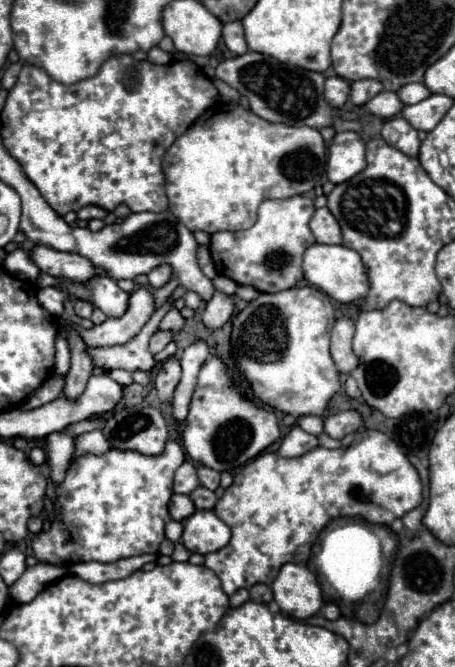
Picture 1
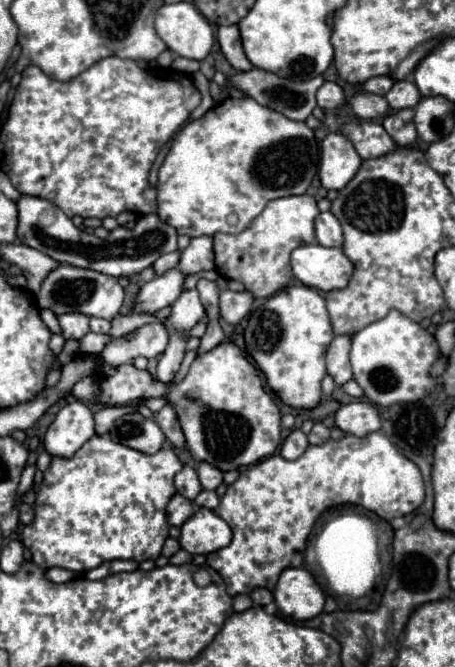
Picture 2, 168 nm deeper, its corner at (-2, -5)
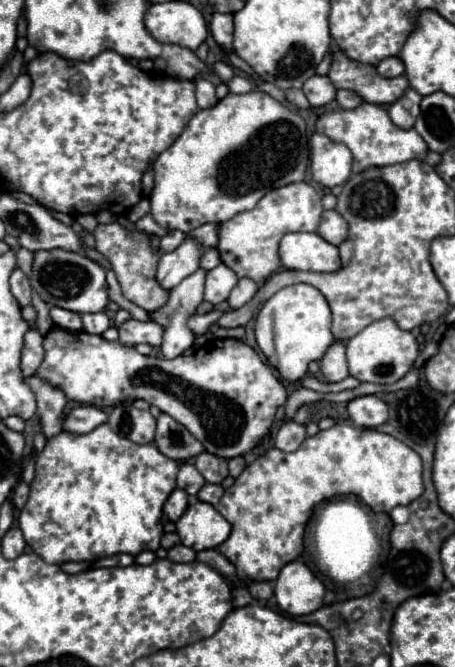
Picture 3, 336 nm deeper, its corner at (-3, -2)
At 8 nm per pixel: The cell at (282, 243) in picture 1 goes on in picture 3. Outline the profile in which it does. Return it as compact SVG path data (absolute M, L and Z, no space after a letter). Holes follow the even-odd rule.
M292 182L282 188L274 188L262 196L262 200L246 212L220 224L218 252L222 262L232 268L240 278L252 278L262 284L272 272L280 268L278 242L288 232L314 232L320 224L324 208L320 204L320 194L308 182Z

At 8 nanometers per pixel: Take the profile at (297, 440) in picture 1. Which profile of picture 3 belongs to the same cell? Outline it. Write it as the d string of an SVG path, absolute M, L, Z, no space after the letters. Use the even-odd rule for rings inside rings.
M286 420L280 426L280 430L278 430L276 438L274 438L274 446L284 450L284 452L292 452L292 450L296 450L304 442L304 438L306 438L304 424L298 424L294 420Z

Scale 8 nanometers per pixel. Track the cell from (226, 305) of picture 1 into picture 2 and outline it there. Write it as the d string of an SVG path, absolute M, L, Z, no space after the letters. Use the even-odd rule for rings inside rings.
M223 277L215 279L215 285L219 287L219 309L221 309L221 319L229 325L239 323L251 309L253 297L249 291L235 293L227 287L227 281Z

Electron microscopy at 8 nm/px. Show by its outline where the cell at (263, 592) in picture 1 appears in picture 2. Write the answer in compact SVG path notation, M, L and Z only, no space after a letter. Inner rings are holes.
M255 589L255 591L251 593L251 599L253 599L255 605L265 607L265 605L269 605L269 603L273 601L273 593L271 593L269 589Z

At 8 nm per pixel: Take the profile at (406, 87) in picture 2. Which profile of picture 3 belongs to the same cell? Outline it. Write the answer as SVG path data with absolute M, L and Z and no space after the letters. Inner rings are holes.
M342 50L334 52L334 62L328 76L336 88L352 90L362 100L372 104L392 104L408 88L406 76L382 78L374 66L350 60Z

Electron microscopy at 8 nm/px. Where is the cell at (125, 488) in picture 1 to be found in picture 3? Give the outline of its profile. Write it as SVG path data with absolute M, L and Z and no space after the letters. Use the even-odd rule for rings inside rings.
M100 424L88 434L60 432L46 442L46 448L36 460L36 476L30 482L30 496L20 510L18 526L26 542L48 564L64 562L94 562L114 554L140 554L144 550L156 552L162 540L162 506L168 494L176 488L178 462L160 454L152 444L134 444L120 438L108 424Z

